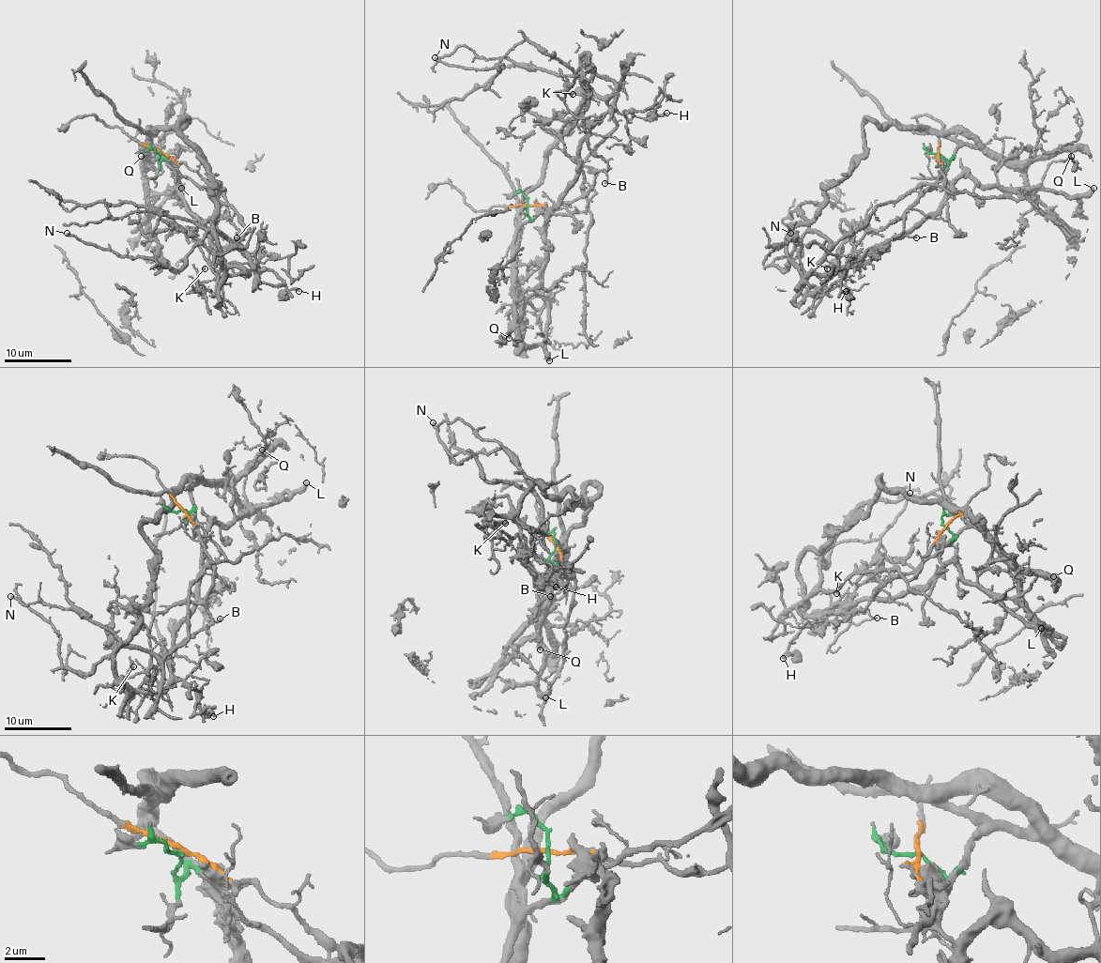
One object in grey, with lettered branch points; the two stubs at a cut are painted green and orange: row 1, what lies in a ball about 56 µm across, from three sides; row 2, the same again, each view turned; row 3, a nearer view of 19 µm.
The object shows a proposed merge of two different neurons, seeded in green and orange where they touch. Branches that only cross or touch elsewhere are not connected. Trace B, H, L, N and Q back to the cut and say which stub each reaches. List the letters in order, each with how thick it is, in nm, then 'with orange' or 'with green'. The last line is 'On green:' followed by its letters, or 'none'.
B: 120 nm thick; with green
H: 180 nm thick; with green
L: 420 nm thick; with green
N: 170 nm thick; with orange
Q: 170 nm thick; with green
On green: B, H, L, Q

